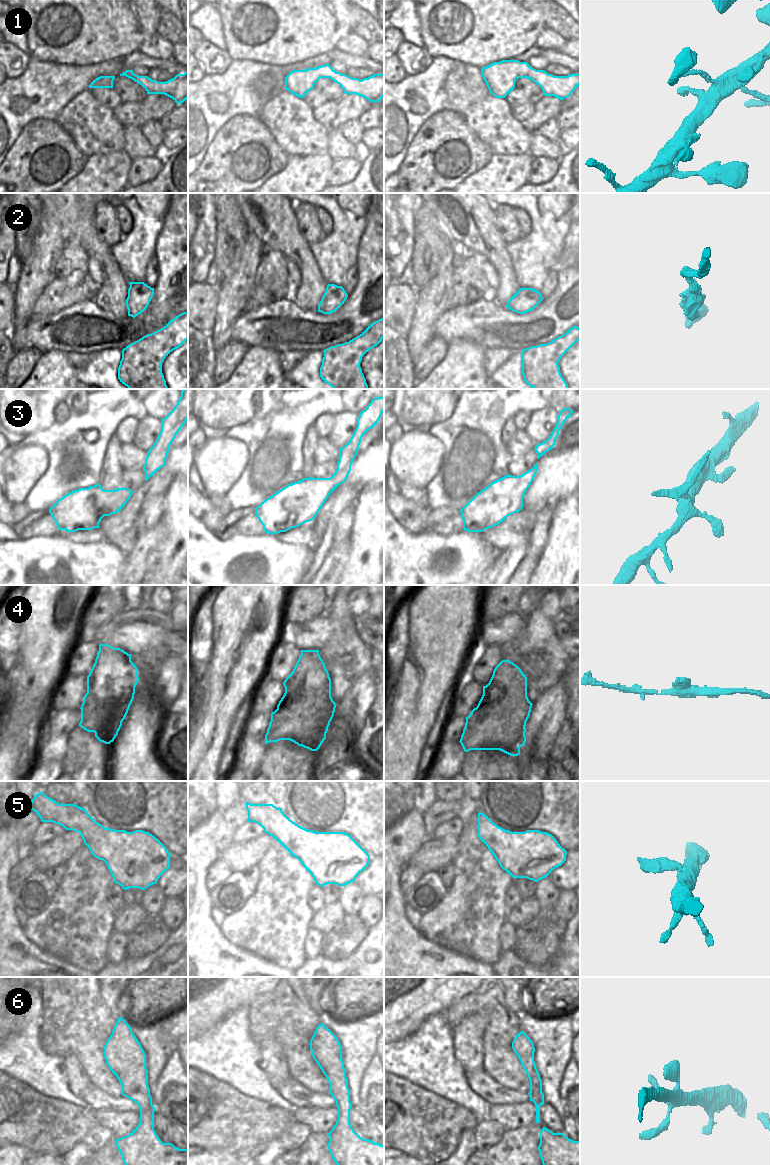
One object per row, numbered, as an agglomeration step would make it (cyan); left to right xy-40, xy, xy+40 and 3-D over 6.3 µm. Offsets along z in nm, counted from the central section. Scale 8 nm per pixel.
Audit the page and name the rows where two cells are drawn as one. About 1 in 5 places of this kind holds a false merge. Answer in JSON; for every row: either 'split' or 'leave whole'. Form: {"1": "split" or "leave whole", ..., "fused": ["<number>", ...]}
{"1": "leave whole", "2": "leave whole", "3": "leave whole", "4": "leave whole", "5": "leave whole", "6": "leave whole", "fused": []}

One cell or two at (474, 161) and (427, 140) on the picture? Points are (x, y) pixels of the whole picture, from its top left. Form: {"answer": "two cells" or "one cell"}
{"answer": "one cell"}

